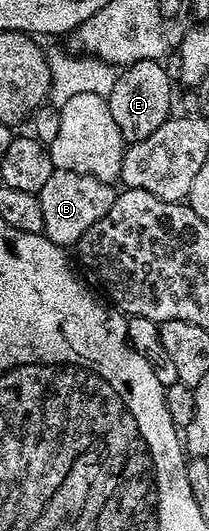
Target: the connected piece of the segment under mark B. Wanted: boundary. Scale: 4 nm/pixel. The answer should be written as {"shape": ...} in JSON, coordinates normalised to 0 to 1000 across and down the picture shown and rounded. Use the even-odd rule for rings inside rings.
{"shape":[[[258,318],[254,330],[225,337],[225,347],[206,347],[187,367],[206,392],[215,446],[297,467],[364,465],[402,439],[493,407],[512,407],[512,399],[531,399],[531,384],[550,384],[565,369],[565,360],[541,356],[526,345],[431,328]]]}

